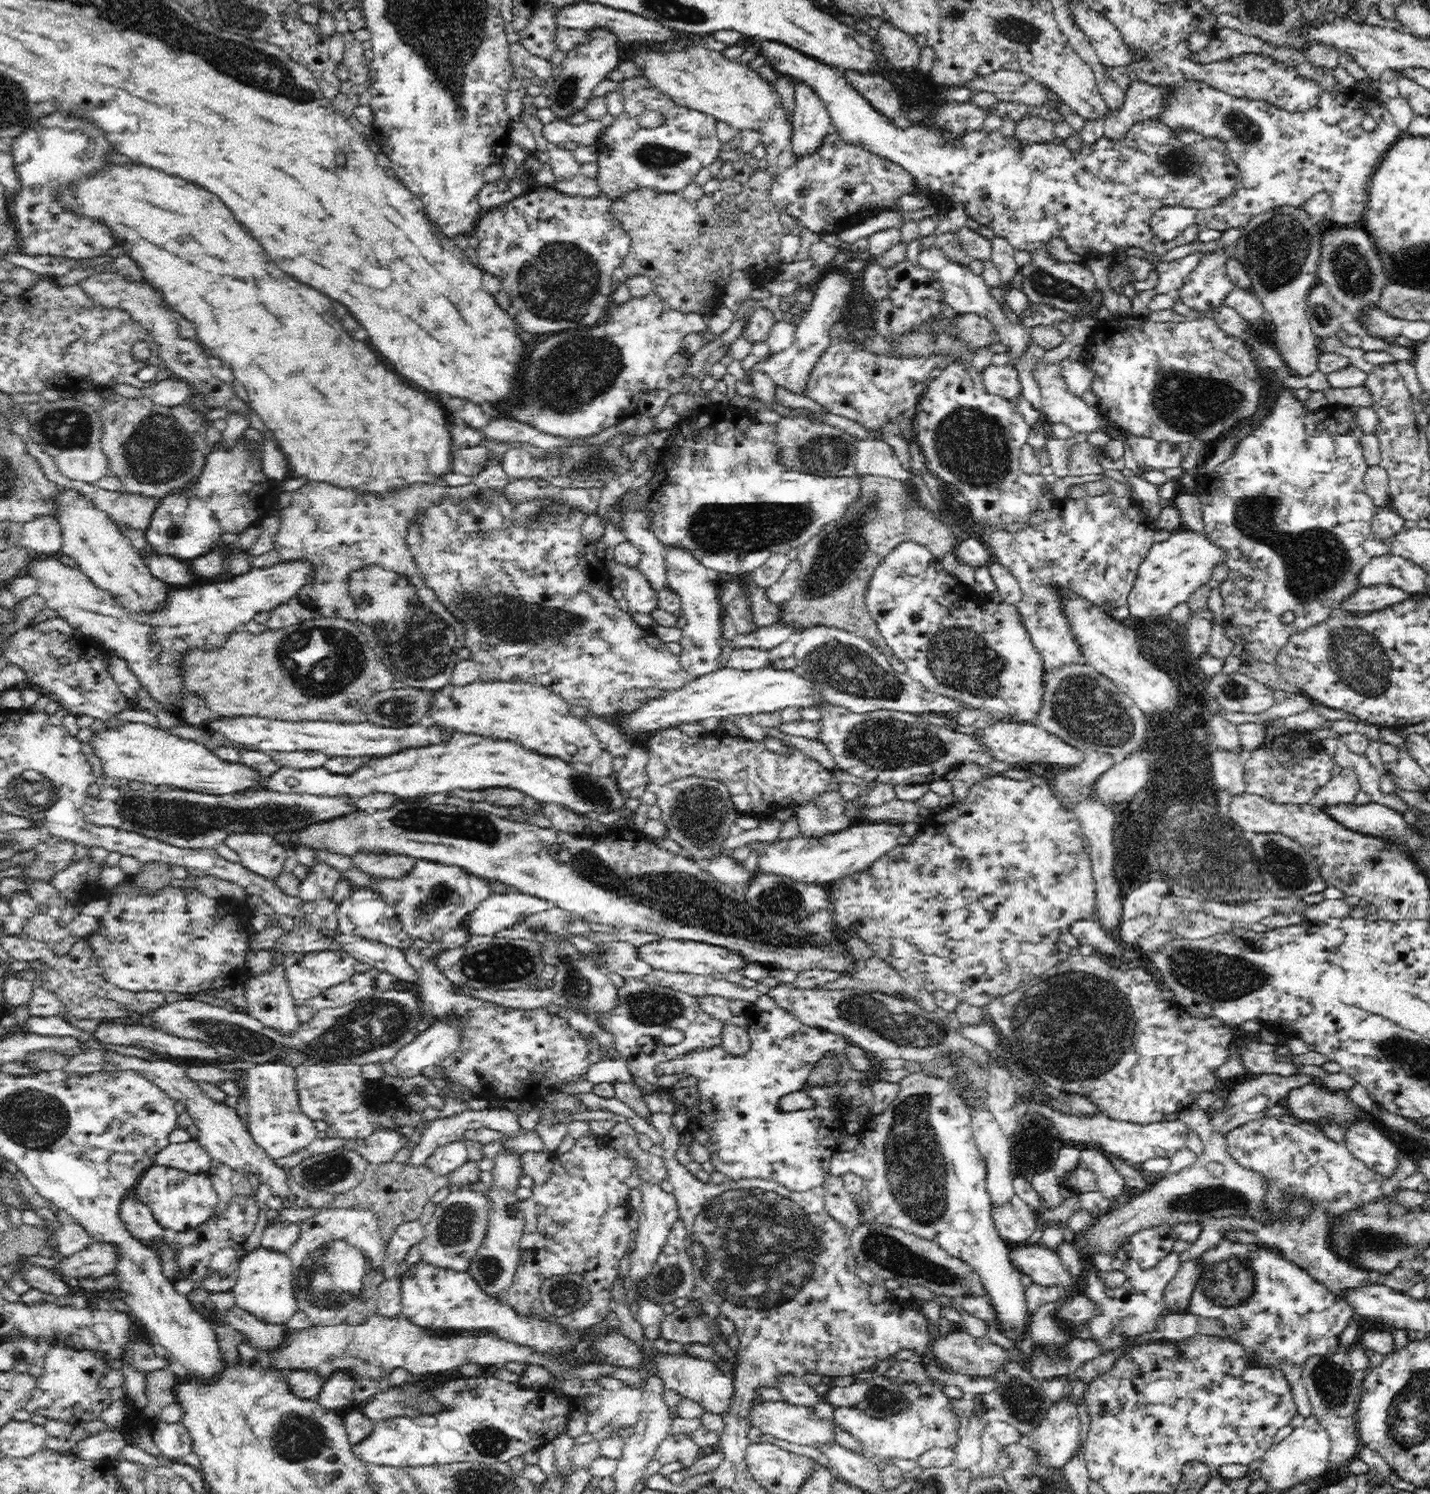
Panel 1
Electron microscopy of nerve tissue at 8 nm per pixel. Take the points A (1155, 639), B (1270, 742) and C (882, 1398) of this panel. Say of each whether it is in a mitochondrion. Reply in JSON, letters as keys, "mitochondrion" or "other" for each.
{"A":"other","B":"other","C":"mitochondrion"}

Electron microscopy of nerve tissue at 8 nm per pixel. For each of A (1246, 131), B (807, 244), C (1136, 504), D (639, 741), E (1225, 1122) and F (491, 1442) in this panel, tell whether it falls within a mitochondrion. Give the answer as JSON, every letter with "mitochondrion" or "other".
{"A":"mitochondrion","B":"other","C":"other","D":"other","E":"other","F":"mitochondrion"}

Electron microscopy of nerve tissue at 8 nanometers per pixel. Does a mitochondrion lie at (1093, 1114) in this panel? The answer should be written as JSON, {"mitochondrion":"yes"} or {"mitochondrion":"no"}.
{"mitochondrion":"no"}

